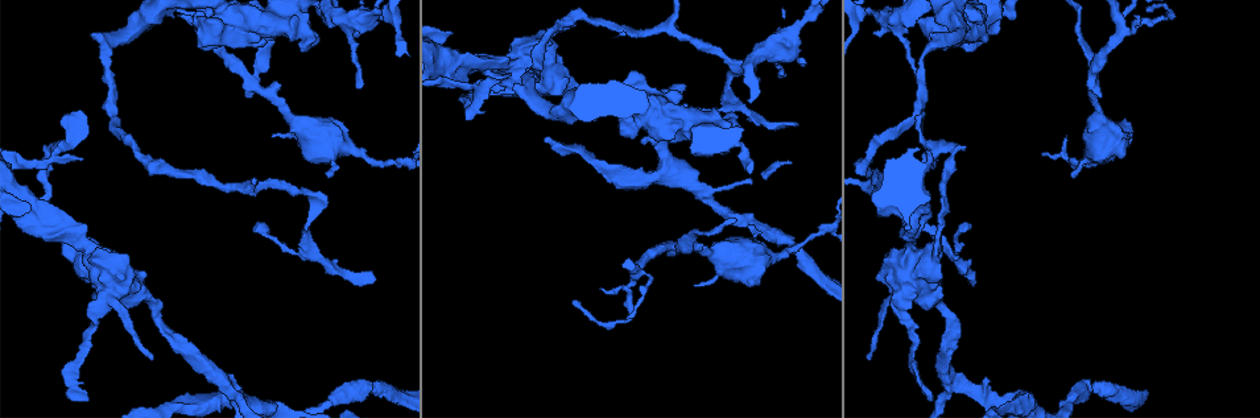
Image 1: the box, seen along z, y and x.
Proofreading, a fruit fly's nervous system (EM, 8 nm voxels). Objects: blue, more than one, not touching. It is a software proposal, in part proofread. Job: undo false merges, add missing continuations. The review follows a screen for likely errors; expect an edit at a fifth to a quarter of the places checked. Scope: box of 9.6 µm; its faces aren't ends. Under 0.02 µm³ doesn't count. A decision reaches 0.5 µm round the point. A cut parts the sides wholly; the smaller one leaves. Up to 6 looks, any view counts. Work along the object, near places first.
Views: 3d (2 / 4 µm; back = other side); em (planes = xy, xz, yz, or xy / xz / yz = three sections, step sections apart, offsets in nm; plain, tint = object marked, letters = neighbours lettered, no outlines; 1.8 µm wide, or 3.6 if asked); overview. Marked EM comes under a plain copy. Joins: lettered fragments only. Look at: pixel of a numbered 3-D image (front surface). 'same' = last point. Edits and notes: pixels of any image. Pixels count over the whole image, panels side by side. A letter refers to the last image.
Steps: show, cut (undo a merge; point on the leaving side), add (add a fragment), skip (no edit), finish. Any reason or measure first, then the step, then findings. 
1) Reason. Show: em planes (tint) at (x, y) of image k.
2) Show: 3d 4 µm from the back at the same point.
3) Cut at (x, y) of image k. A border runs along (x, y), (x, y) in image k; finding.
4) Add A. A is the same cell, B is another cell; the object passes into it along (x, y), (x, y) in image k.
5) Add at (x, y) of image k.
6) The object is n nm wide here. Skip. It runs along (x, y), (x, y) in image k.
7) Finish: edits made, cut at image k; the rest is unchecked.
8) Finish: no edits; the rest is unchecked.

Show: 3d 4 µm at (249, 36) of image 1.

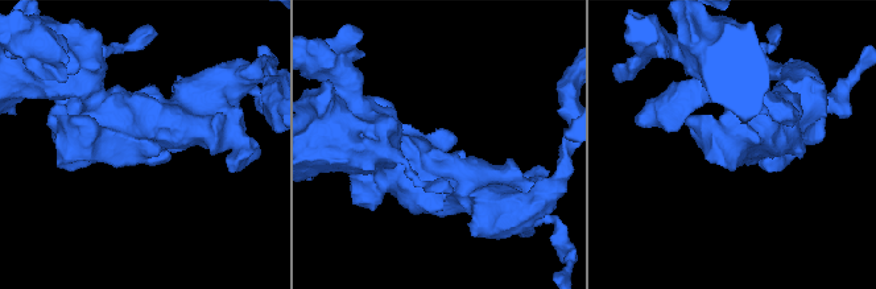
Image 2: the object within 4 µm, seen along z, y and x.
Need the tissue. Show: em 3.6 µm xy step 4 (tint) at (137, 141) of image 2.

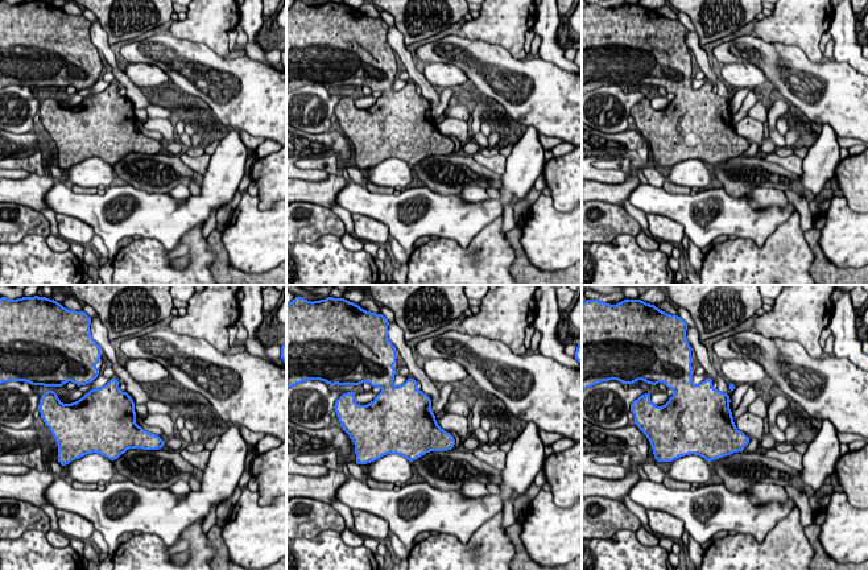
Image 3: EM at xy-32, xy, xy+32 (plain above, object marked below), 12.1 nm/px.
What lies round it. Show: em 3.6 µm xy step 4 (letters) at the same point.

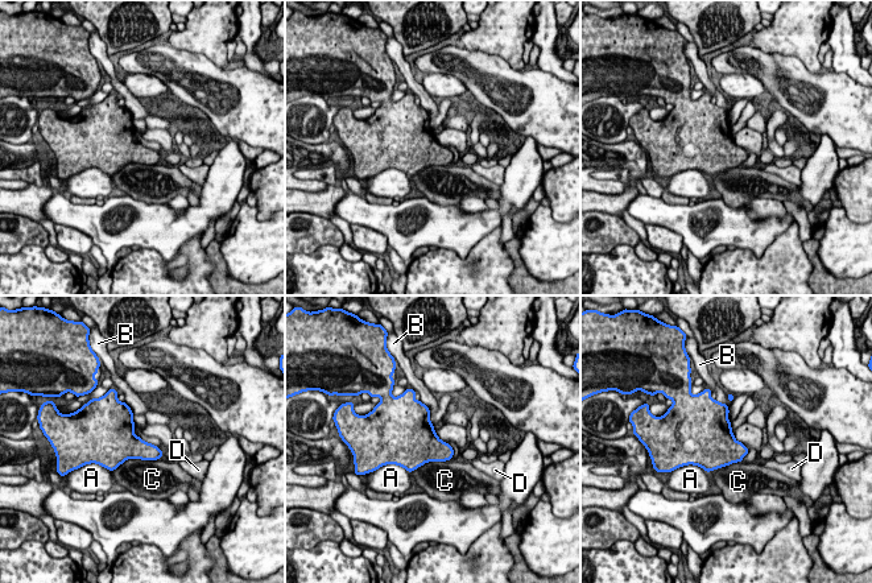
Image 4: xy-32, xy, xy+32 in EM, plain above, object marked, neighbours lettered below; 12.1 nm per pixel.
Skip. A, B, C and D are other cells; a border runs along (160, 457), (125, 459), (111, 471) in image 4; one neuron here.

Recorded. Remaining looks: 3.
Thick turns thin. Show: em planes (tint) at (932, 253) of image 1.

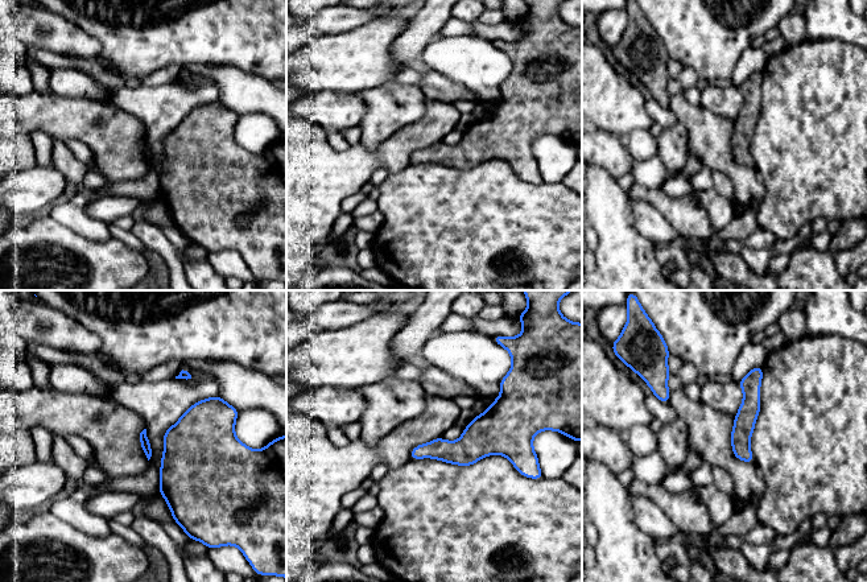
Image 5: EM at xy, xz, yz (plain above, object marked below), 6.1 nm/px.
Show: em planes (letters) at the same point.

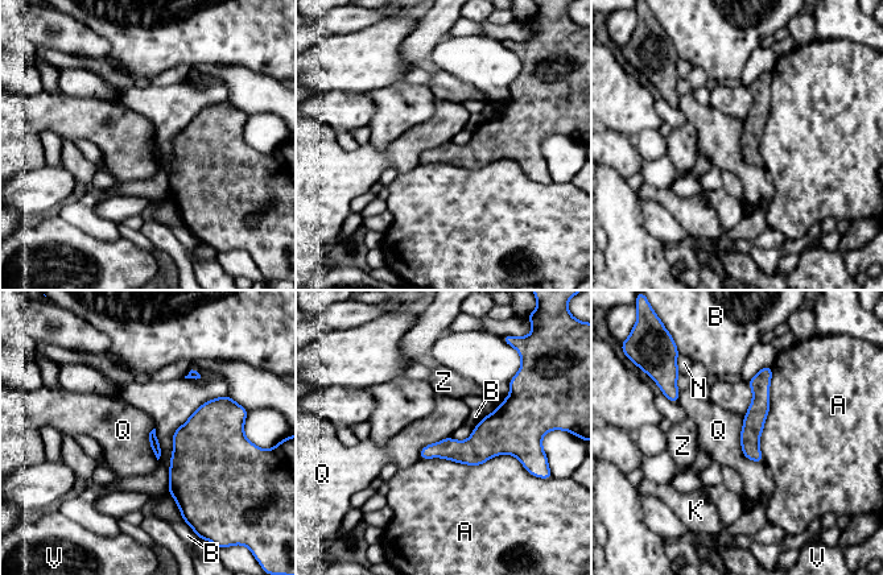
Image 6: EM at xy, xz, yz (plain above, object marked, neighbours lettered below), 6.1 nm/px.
The object is 60 nm wide here. Skip. A, B, K, N, Q, V and Z are other cells; a border runs along (743, 417), (741, 450), (760, 463) in image 6; all the same neuron.

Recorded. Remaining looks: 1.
Branch point. Show: em 3.6 µm planes (letters) at (228, 384) of image 1.

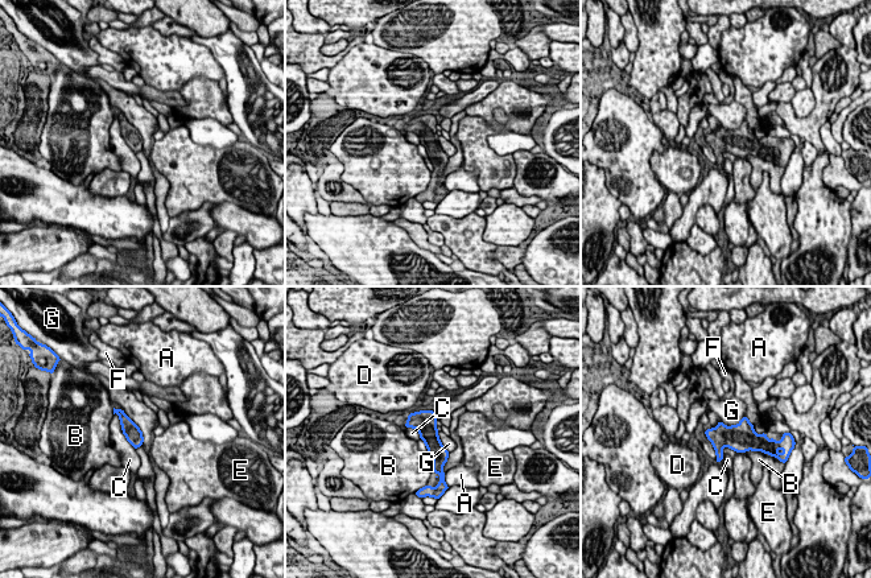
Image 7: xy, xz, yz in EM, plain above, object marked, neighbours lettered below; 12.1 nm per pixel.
The longest contact is with C, 600 nm. Skip. A, B, C, D, E, F and G are other cells; it runs along (412, 416), (438, 453), (438, 471) in image 7; continuous, no second neuron.

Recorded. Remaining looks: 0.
Finish: no edits; the rest is unchecked.

